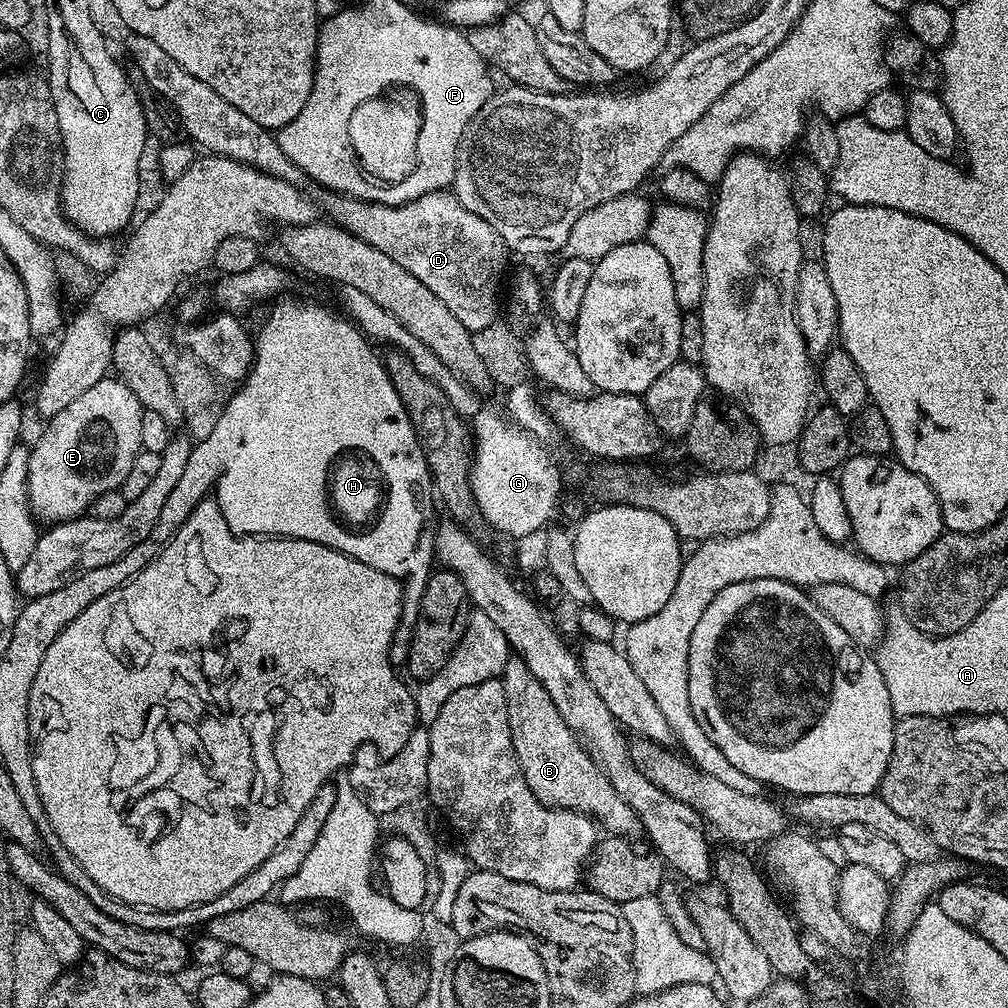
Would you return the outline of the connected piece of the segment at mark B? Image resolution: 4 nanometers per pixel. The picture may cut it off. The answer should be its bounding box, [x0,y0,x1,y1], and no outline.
[502,654,642,838]

